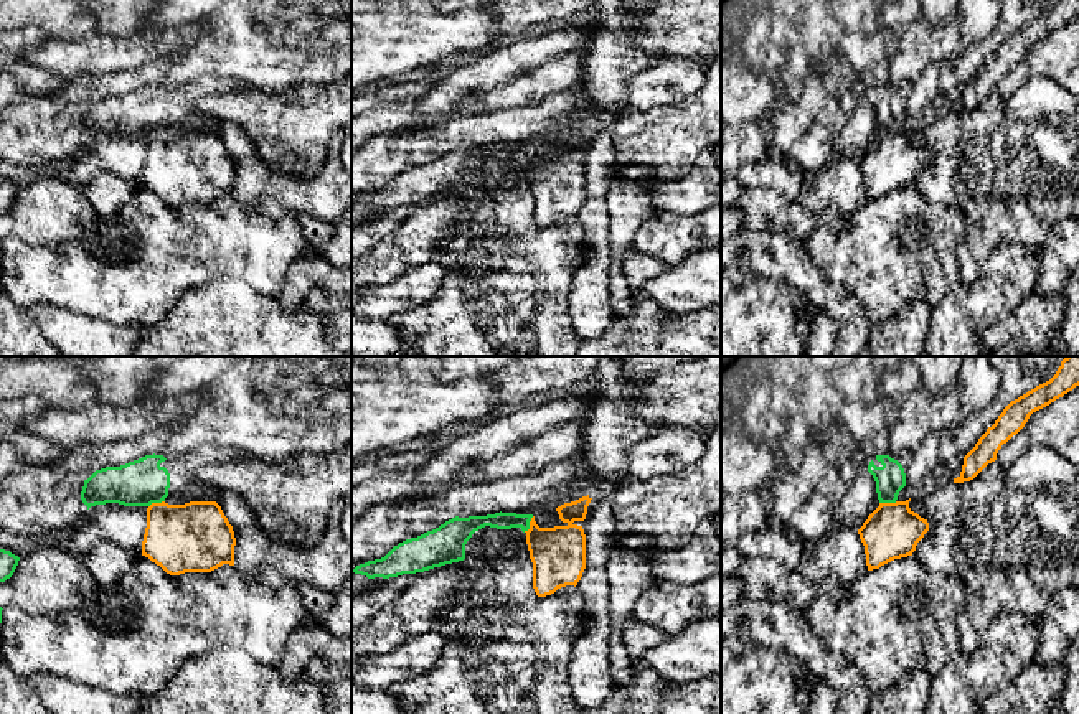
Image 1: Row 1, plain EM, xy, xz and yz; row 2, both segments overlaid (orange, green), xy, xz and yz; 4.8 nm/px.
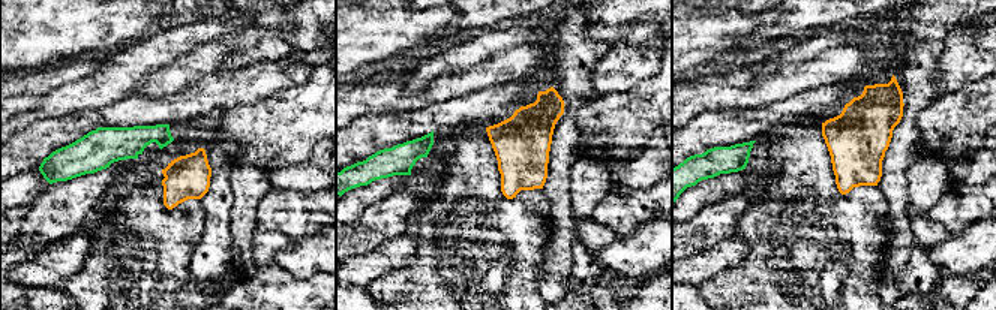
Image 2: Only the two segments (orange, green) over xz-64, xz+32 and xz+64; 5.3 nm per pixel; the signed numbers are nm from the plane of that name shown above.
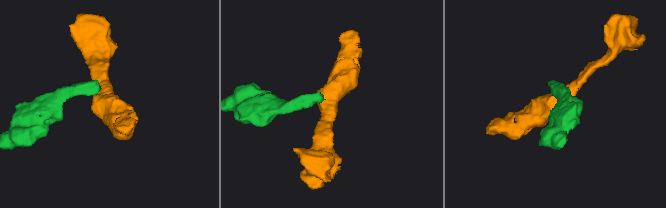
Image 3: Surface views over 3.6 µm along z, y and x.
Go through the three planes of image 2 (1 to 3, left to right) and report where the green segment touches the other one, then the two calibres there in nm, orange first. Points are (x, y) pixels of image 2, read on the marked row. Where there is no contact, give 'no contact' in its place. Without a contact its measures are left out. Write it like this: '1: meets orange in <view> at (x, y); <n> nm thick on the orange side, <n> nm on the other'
1: no contact
2: no contact
3: no contact

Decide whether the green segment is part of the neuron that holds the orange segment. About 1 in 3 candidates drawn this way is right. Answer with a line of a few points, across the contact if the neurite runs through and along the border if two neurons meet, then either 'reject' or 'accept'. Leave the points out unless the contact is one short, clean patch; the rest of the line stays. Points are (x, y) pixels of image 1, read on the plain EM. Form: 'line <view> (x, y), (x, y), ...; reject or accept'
line xz (533, 147), (523, 162); reject

